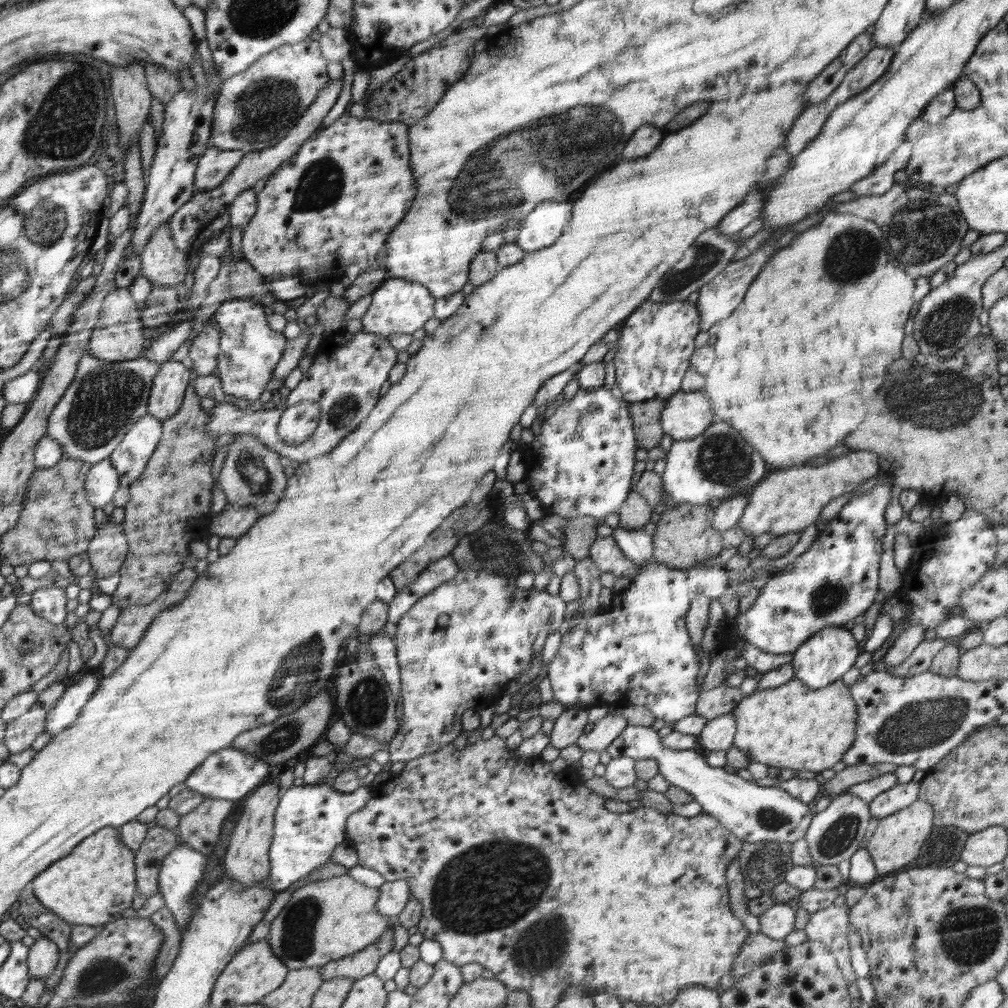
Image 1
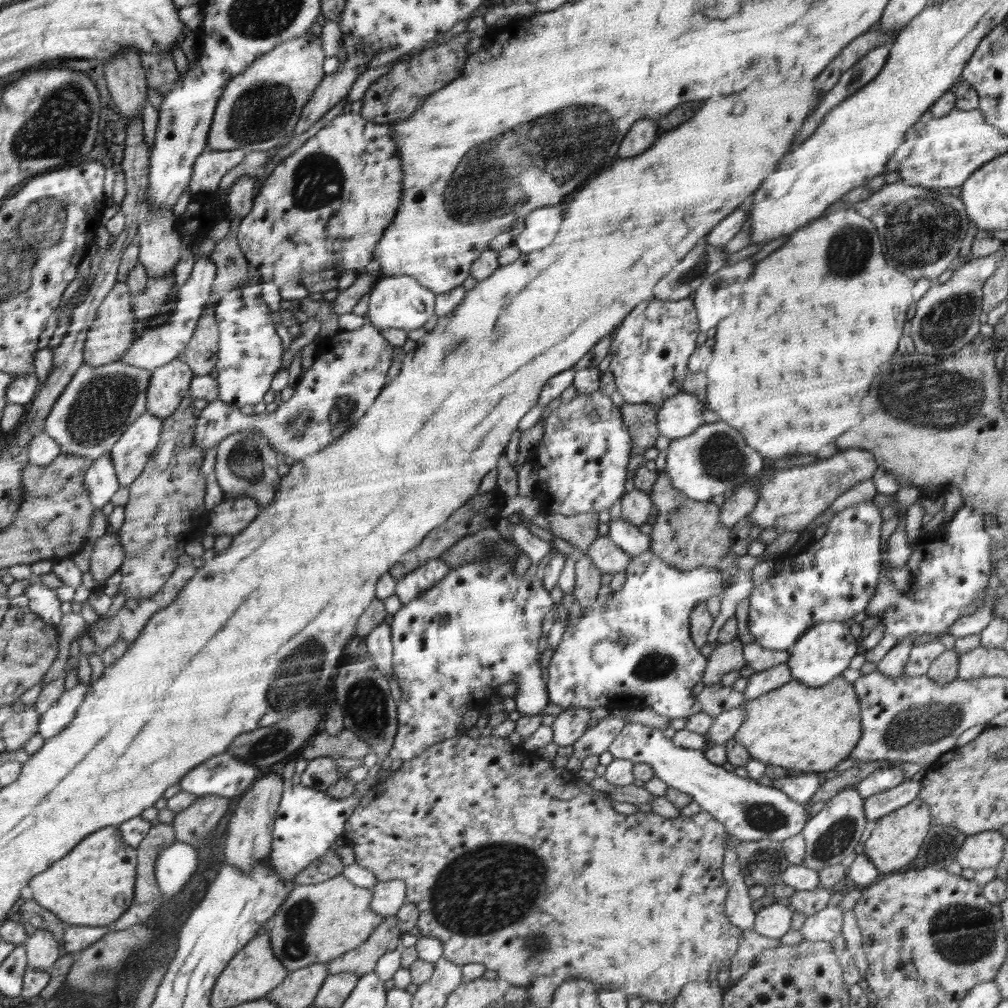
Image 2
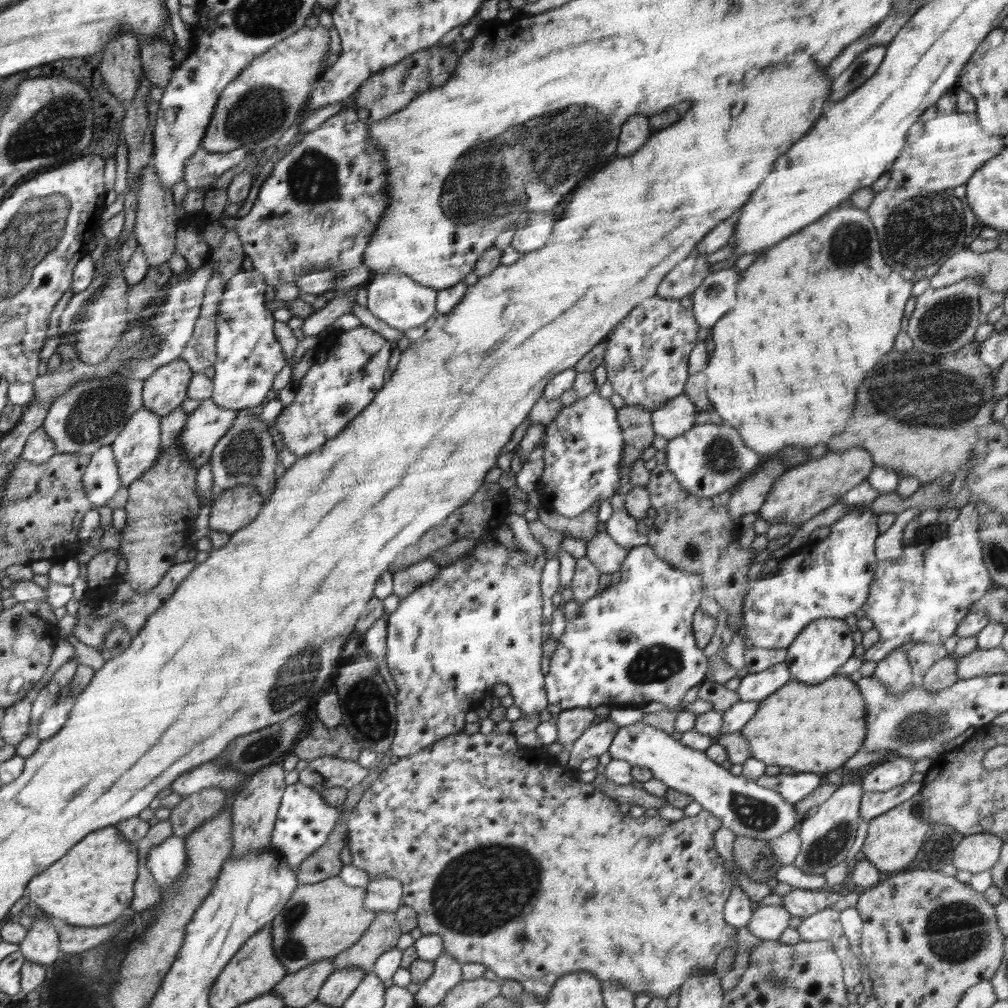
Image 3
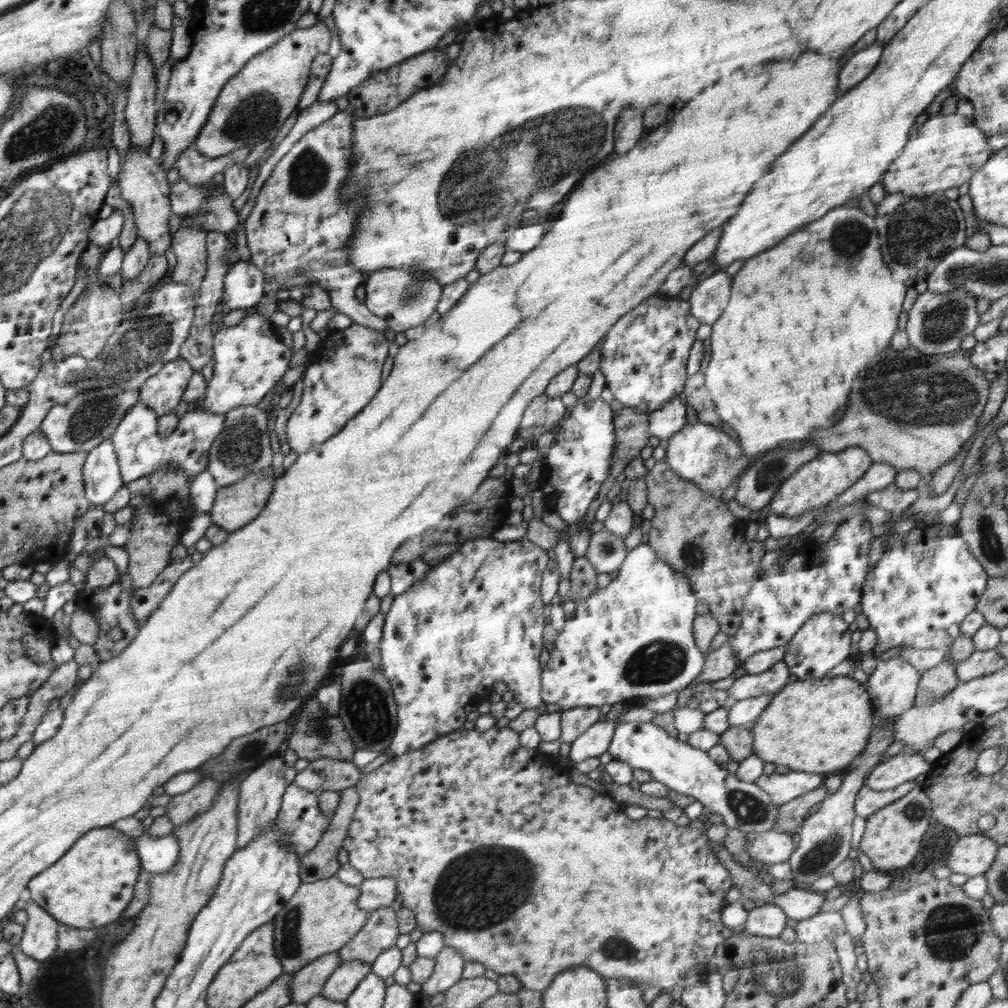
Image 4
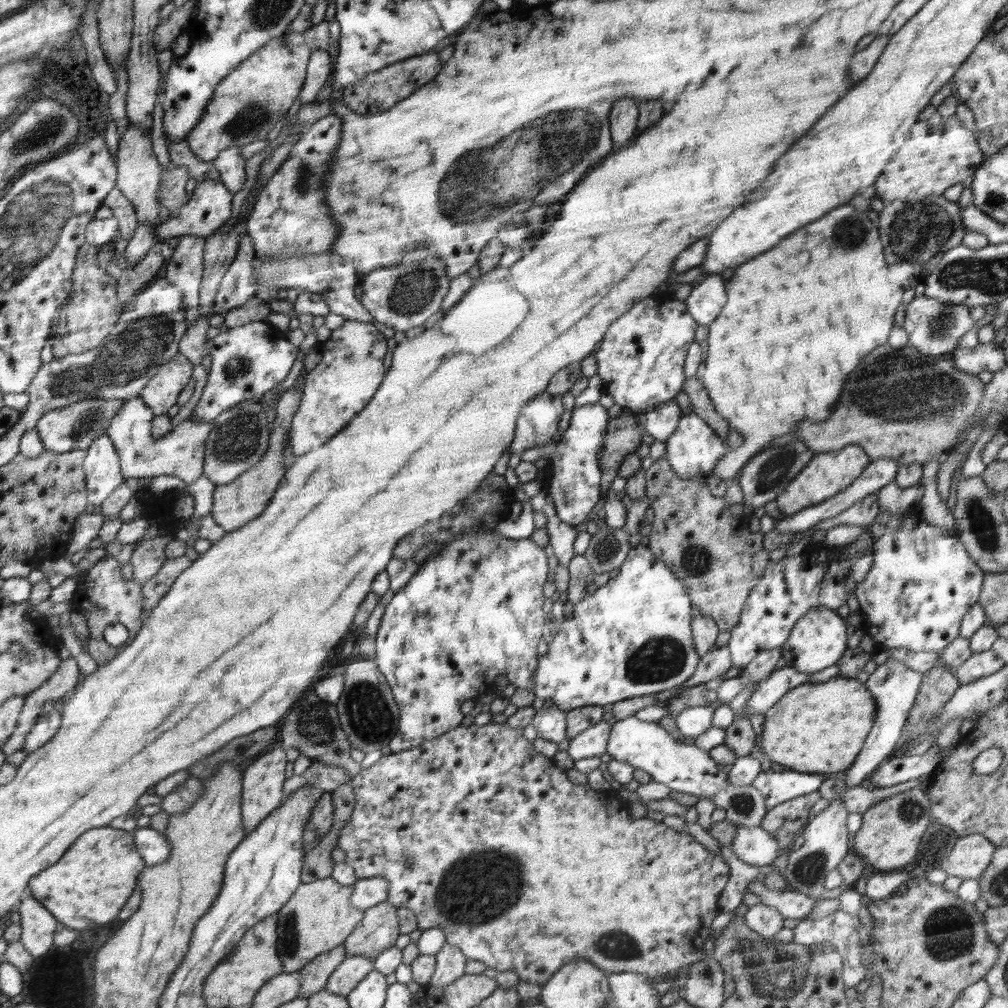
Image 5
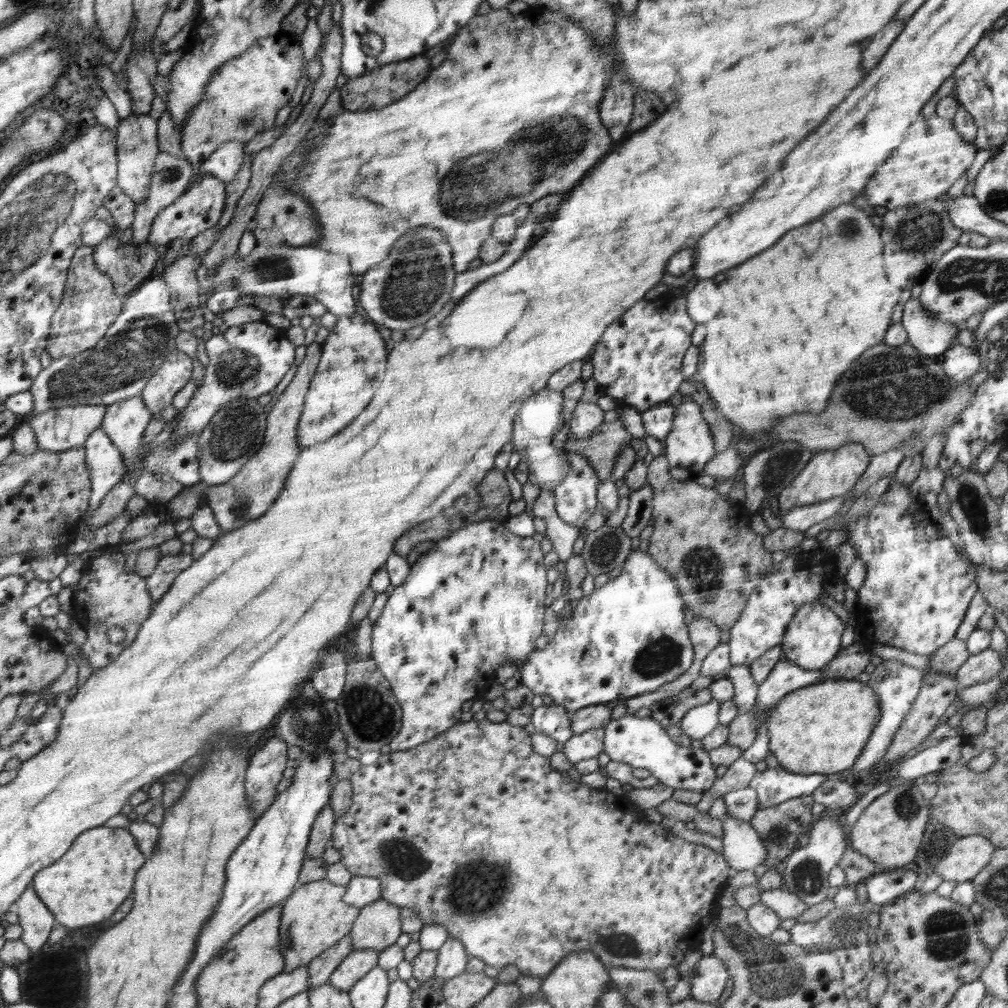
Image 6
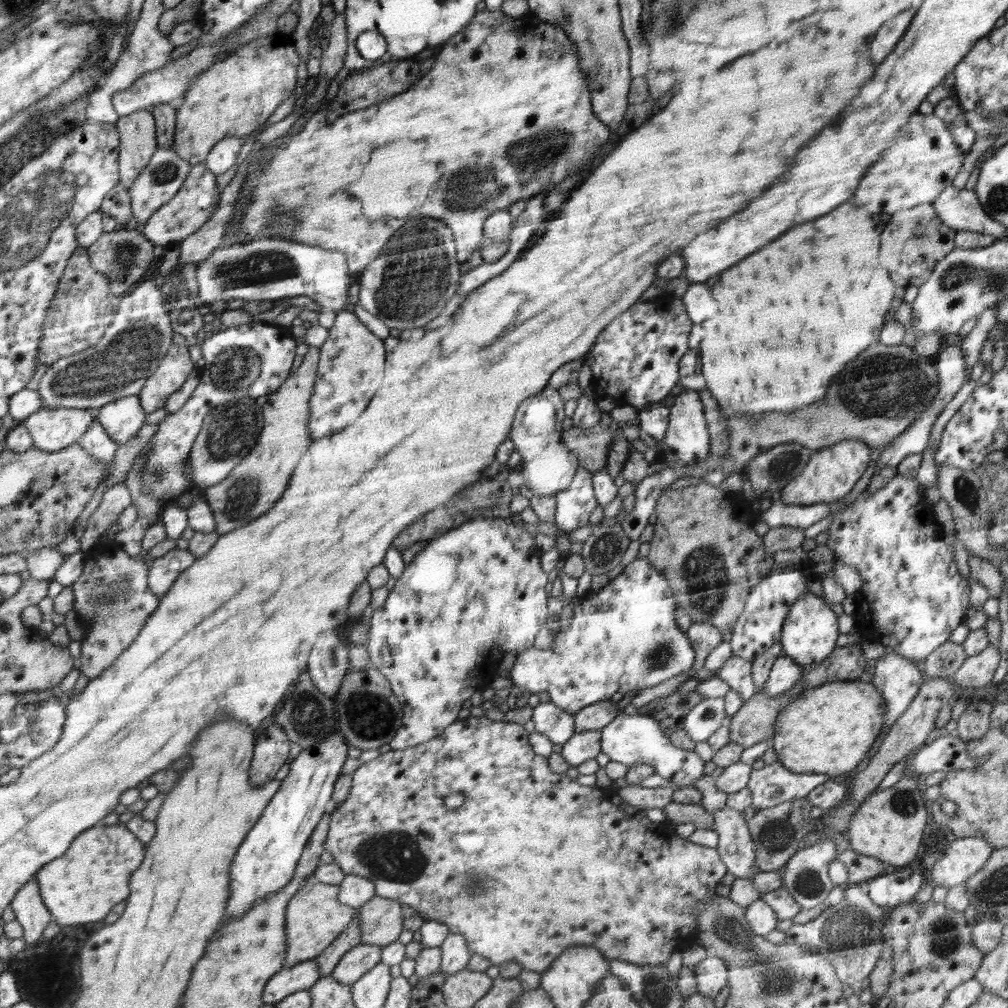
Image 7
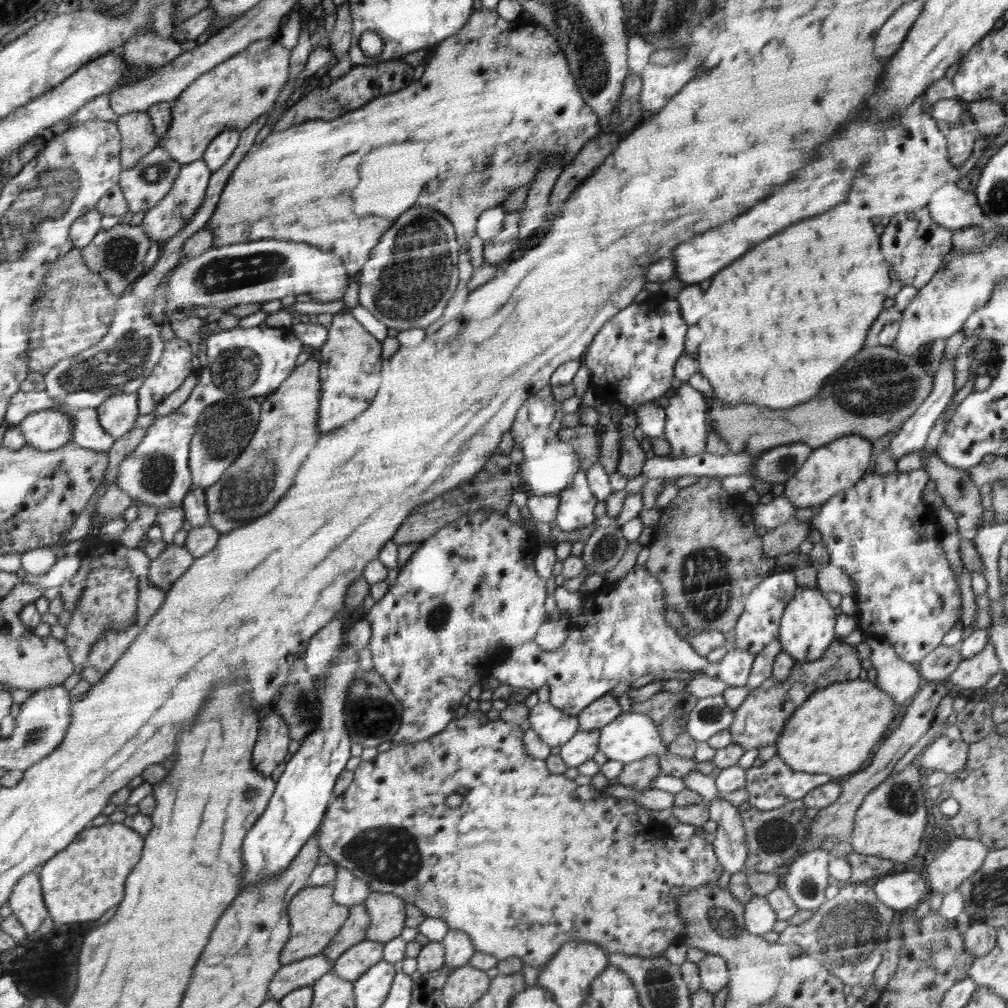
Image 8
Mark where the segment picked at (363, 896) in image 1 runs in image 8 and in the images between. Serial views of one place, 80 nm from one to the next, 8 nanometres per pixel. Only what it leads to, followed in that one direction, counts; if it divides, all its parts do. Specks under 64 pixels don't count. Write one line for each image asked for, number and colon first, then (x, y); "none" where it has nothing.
2: (318, 923)
3: (320, 921)
4: (322, 917)
5: (319, 917)
6: (316, 917)
7: (317, 918)
8: (317, 919)

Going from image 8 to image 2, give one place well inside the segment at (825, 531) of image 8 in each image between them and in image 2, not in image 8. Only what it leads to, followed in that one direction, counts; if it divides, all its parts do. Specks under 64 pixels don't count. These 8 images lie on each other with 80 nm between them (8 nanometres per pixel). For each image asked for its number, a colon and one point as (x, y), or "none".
2: (949, 567)
3: (920, 597)
4: (918, 593)
5: (922, 582)
6: (917, 588)
7: (913, 594)

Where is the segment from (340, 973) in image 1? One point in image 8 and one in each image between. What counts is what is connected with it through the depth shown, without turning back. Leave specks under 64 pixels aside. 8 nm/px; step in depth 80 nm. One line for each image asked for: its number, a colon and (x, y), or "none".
2: (363, 960)
3: (383, 935)
4: (381, 931)
5: (379, 929)
6: (378, 926)
7: (381, 920)
8: (387, 914)

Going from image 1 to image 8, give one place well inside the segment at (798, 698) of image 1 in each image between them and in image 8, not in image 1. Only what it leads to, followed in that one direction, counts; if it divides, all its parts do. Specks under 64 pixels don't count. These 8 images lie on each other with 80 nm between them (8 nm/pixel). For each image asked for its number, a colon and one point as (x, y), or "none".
2: (812, 729)
3: (815, 728)
4: (816, 726)
5: (820, 727)
6: (818, 729)
7: (829, 730)
8: (833, 732)

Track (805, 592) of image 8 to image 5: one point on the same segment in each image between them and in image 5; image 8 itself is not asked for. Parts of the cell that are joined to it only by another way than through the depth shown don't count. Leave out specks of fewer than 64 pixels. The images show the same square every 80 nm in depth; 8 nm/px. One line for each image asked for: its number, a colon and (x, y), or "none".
5: (818, 640)
6: (812, 640)
7: (809, 635)

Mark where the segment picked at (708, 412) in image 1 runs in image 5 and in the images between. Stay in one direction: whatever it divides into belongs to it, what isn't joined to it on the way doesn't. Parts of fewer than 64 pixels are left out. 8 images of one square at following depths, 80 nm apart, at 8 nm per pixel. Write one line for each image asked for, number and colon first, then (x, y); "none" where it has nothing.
2: (679, 416)
3: (677, 417)
4: (670, 418)
5: (660, 423)

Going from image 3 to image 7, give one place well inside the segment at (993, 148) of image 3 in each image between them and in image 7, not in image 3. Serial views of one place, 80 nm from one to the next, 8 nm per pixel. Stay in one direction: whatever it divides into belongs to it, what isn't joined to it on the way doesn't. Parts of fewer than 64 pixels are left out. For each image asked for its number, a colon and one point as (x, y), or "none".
4: (947, 150)
5: (939, 152)
6: (933, 155)
7: (924, 158)

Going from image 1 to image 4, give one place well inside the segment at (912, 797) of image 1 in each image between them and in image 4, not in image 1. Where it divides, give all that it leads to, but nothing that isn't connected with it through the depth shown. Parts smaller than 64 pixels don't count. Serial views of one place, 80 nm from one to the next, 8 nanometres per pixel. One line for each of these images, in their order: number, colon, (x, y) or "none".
2: (876, 806)
3: (872, 804)
4: (867, 801)

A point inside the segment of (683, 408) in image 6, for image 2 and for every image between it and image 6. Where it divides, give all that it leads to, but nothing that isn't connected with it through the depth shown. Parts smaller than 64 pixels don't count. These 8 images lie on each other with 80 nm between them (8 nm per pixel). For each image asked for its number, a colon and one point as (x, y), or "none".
2: (715, 459)
3: (709, 459)
4: (702, 454)
5: (693, 449)

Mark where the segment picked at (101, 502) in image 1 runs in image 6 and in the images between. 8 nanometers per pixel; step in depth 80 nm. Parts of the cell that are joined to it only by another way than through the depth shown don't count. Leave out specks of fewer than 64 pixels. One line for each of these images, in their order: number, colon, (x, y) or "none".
2: (101, 481)
3: (101, 480)
4: (102, 479)
5: (103, 472)
6: (105, 461)

